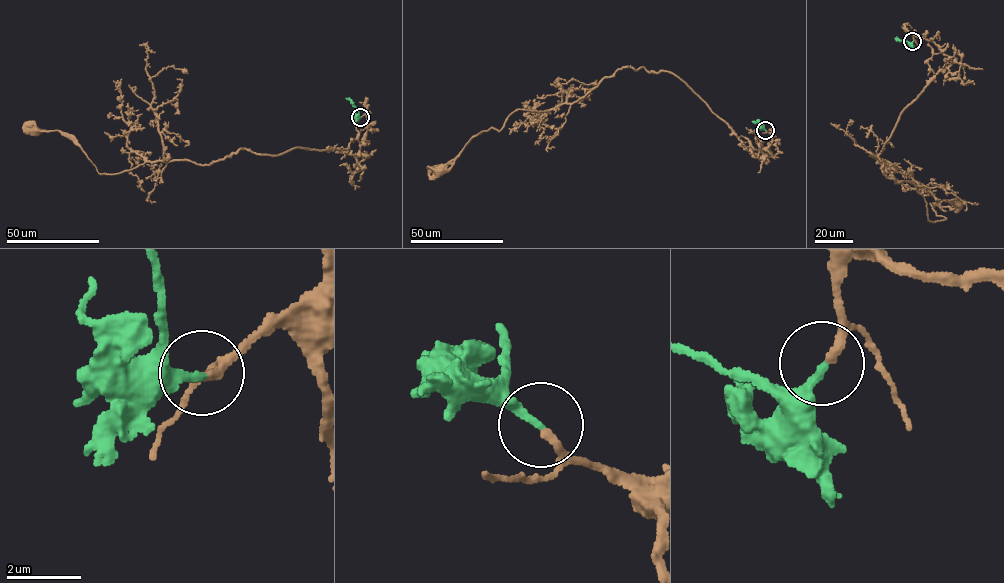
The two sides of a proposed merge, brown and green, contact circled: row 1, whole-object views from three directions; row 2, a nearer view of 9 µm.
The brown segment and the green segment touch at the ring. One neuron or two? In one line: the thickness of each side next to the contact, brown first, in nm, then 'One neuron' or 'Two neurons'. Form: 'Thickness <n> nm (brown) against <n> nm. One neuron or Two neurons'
Thickness 150 nm (brown) against 220 nm. One neuron

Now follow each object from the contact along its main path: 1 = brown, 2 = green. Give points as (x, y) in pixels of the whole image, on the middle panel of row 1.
1: (765, 130), (771, 145), (750, 152), (678, 77), (622, 67), (573, 102), (515, 110), (440, 169)
2: (765, 130), (763, 124), (752, 121)

